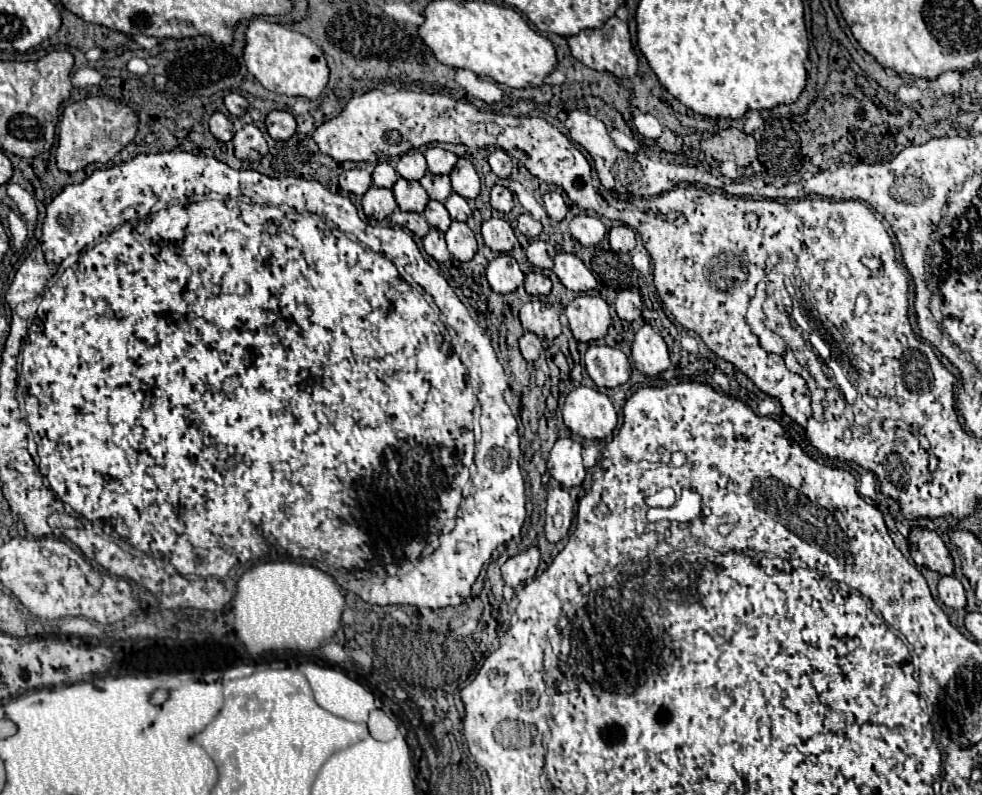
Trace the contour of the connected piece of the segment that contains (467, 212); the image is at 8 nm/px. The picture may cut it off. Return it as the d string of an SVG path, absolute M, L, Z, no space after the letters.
M457 193L449 195L449 199L445 201L445 207L447 207L453 221L469 221L471 219L471 207L469 207L467 199L463 199Z

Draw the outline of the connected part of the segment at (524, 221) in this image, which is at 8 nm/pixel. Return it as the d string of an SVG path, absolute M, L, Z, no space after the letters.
M529 213L519 215L517 221L519 221L519 231L521 231L523 235L527 235L527 237L531 237L531 239L539 237L539 233L541 233L541 223L539 223L537 219L533 219Z

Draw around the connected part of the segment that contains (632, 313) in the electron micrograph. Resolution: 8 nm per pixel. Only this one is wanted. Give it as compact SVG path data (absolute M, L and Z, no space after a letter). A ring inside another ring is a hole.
M621 291L615 301L615 313L619 319L635 321L641 317L641 295L635 291Z

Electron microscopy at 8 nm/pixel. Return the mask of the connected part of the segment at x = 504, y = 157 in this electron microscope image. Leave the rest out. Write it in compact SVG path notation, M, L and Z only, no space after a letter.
M495 149L489 155L489 165L499 179L507 179L511 175L511 157L503 149Z

